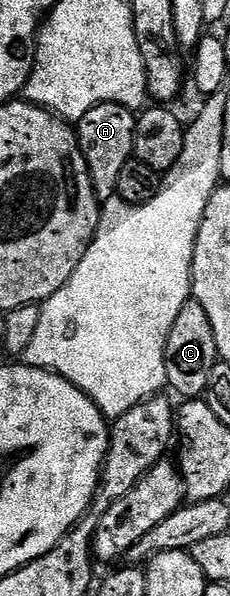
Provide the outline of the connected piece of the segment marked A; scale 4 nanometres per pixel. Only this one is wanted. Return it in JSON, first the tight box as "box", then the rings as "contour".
{"box":[76,102,138,200],"contour":[[[104,102],[91,108],[91,112],[87,112],[87,116],[83,116],[81,121],[76,123],[77,143],[81,145],[81,151],[87,160],[93,190],[98,199],[108,200],[116,195],[119,171],[122,170],[123,164],[127,164],[129,159],[134,157],[133,141],[137,131],[137,120],[138,115],[126,106]]]}

